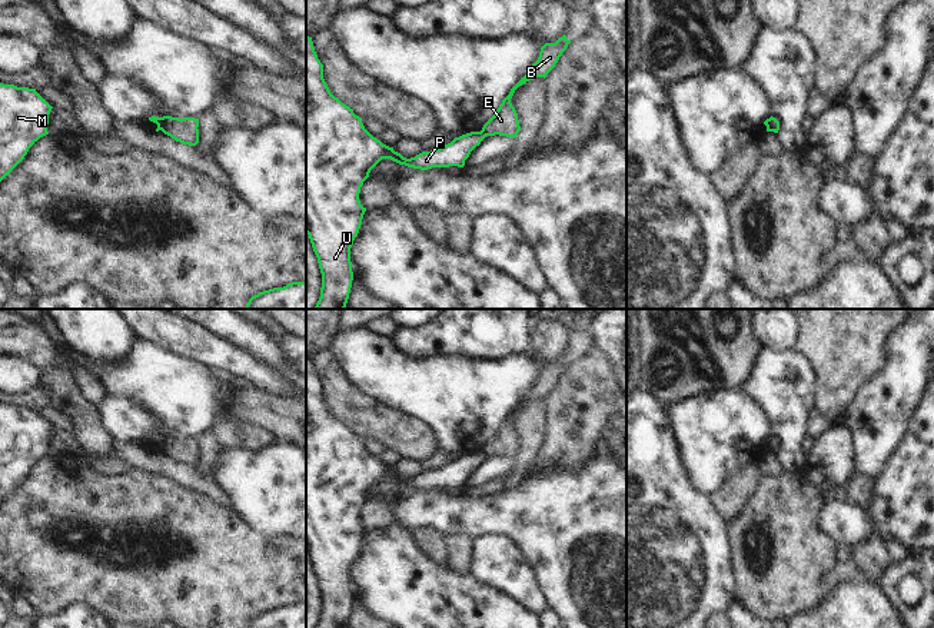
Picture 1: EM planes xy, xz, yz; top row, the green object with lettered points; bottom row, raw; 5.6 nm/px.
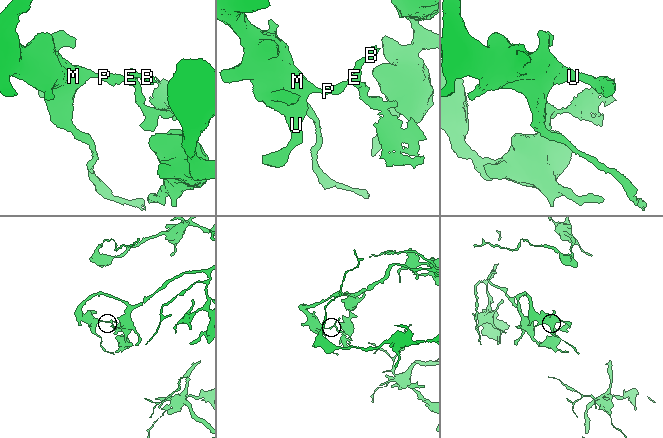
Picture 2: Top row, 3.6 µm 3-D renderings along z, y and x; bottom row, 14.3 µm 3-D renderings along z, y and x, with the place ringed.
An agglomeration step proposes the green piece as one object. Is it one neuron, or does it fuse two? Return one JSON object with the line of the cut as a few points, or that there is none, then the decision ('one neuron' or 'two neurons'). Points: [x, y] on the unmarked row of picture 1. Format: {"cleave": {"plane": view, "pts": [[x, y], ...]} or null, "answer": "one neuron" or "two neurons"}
{"cleave": {"plane": "xz", "pts": [[481, 451], [485, 457]]}, "answer": "two neurons"}

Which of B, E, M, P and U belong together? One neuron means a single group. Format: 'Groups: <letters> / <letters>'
Groups: B E / M P U.

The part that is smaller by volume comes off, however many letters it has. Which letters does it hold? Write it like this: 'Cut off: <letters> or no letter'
Cut off: B, E

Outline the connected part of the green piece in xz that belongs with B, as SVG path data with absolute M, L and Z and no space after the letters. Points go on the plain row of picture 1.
M564 355L555 363L545 363L541 368L538 381L528 389L526 395L511 409L509 415L502 421L496 433L483 445L482 453L485 456L506 456L516 458L521 446L518 433L511 423L515 411L535 398L546 398L555 388L562 373L566 371L571 360Z

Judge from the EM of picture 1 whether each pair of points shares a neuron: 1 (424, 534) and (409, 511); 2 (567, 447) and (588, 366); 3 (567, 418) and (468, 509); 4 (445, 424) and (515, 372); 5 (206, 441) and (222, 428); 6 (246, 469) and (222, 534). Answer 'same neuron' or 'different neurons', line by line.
1: different neurons
2: same neuron
3: different neurons
4: same neuron
5: different neurons
6: different neurons

